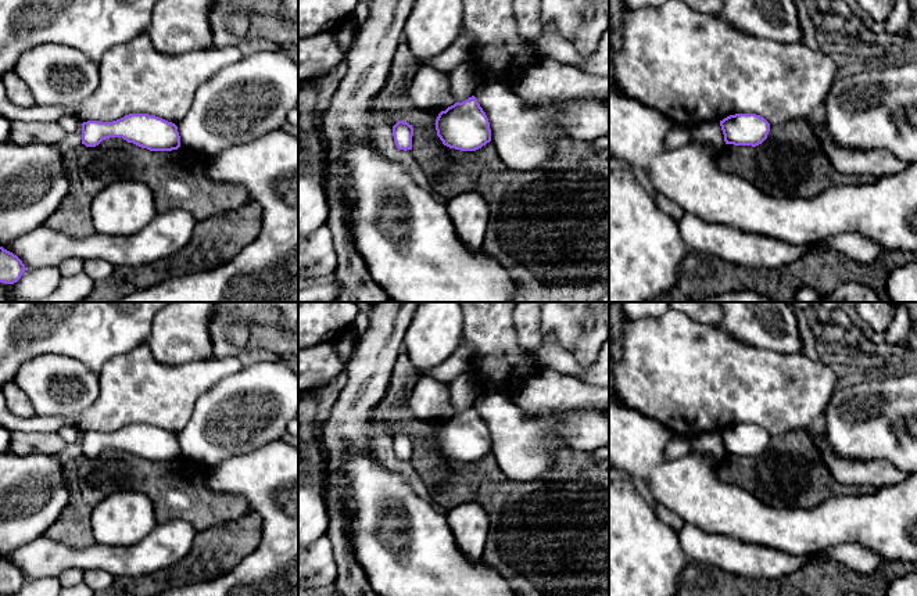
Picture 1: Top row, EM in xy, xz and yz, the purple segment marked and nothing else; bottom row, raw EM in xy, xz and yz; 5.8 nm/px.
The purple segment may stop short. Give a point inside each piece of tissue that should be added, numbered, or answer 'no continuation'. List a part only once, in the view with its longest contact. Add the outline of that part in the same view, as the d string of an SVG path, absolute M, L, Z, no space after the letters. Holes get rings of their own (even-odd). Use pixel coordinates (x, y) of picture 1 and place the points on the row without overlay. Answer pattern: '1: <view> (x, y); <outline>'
no continuation

